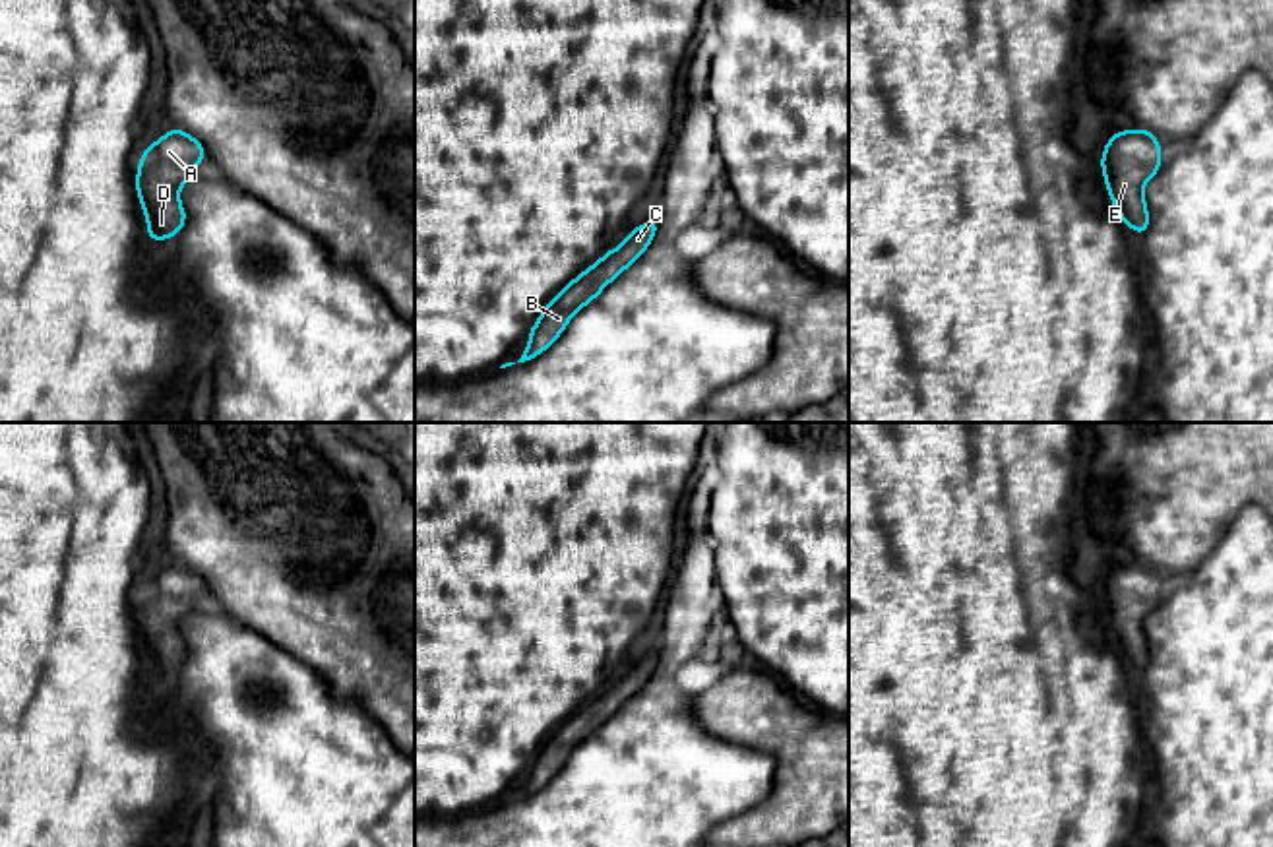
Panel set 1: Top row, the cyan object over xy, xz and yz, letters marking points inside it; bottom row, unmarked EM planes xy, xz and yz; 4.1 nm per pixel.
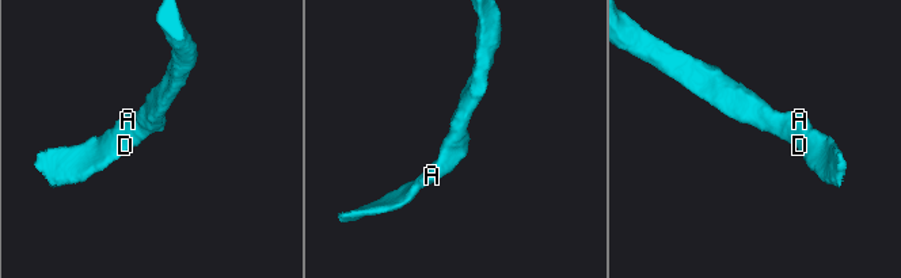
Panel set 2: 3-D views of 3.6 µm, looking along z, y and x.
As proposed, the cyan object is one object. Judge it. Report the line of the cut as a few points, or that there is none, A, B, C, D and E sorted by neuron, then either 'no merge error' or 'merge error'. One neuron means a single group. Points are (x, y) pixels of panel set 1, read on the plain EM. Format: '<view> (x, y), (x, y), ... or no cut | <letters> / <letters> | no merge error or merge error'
no cut | A B C D E | no merge error

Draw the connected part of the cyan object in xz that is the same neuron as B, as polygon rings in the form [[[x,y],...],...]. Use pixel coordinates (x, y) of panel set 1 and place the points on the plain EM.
[[[659,651],[636,661],[616,684],[606,688],[572,717],[568,717],[543,744],[529,766],[529,779],[517,797],[539,791],[564,766],[572,750],[634,698],[651,678],[659,663]]]

